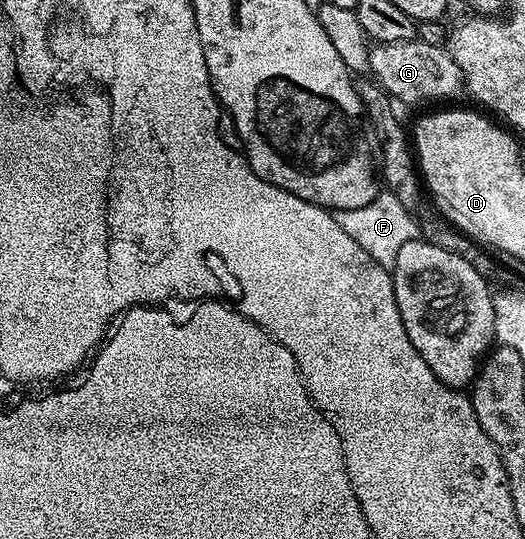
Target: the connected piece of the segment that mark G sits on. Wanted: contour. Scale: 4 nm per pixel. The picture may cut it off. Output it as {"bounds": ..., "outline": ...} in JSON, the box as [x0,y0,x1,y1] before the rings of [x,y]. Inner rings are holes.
{"bounds":[369,40,464,103],"outline":[[[419,40],[377,43],[370,52],[369,71],[374,81],[399,103],[438,102],[464,90],[462,69],[455,64],[449,52],[441,46]]]}

